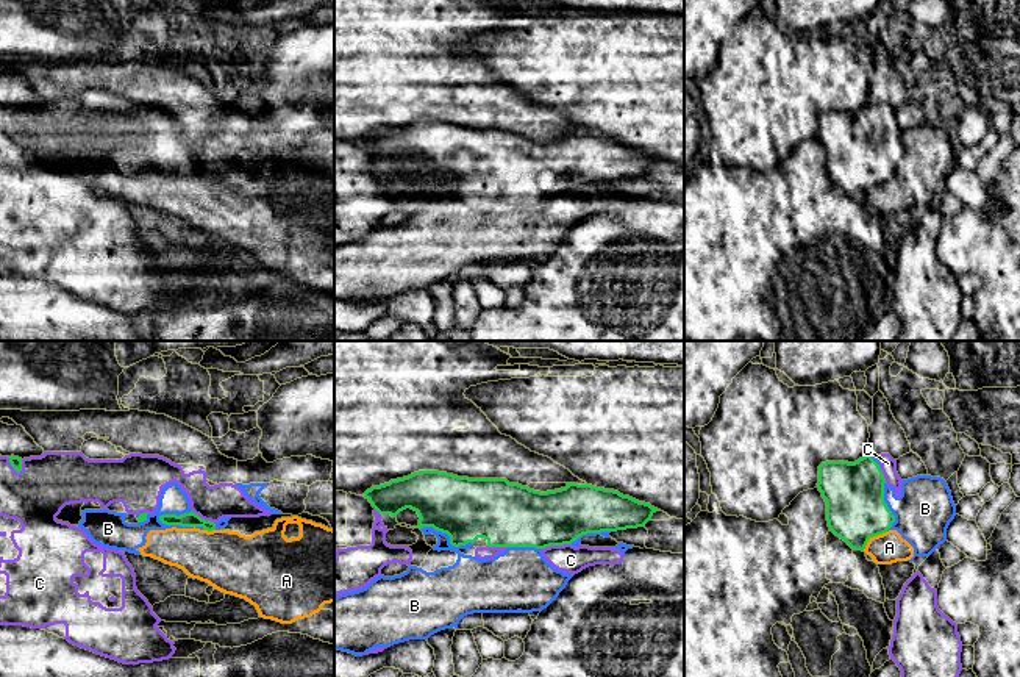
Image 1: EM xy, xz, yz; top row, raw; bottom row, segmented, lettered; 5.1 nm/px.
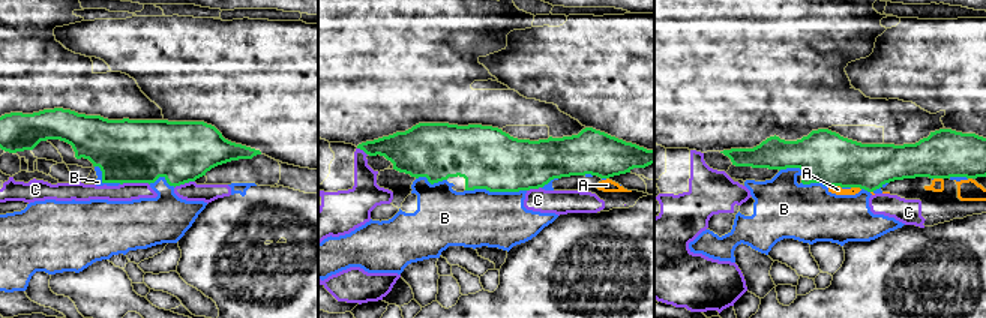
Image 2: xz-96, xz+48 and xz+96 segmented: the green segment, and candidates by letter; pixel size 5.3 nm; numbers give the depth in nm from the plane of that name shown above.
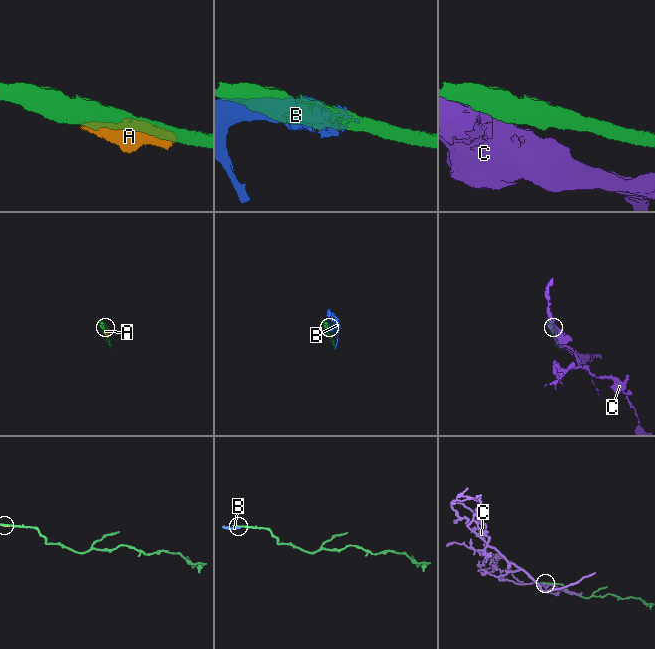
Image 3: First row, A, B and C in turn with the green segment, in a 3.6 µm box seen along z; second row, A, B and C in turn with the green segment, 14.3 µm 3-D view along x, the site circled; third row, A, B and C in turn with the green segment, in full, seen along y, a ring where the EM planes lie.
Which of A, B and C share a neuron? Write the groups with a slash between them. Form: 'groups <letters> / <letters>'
groups A B / C

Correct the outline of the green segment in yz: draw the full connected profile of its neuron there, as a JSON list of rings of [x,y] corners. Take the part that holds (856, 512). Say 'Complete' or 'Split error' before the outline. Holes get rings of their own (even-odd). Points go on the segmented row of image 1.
Complete. [[[868,455],[854,463],[818,466],[817,488],[826,502],[829,530],[851,549],[865,549],[870,538],[886,533],[895,516],[884,502],[884,474]]]

